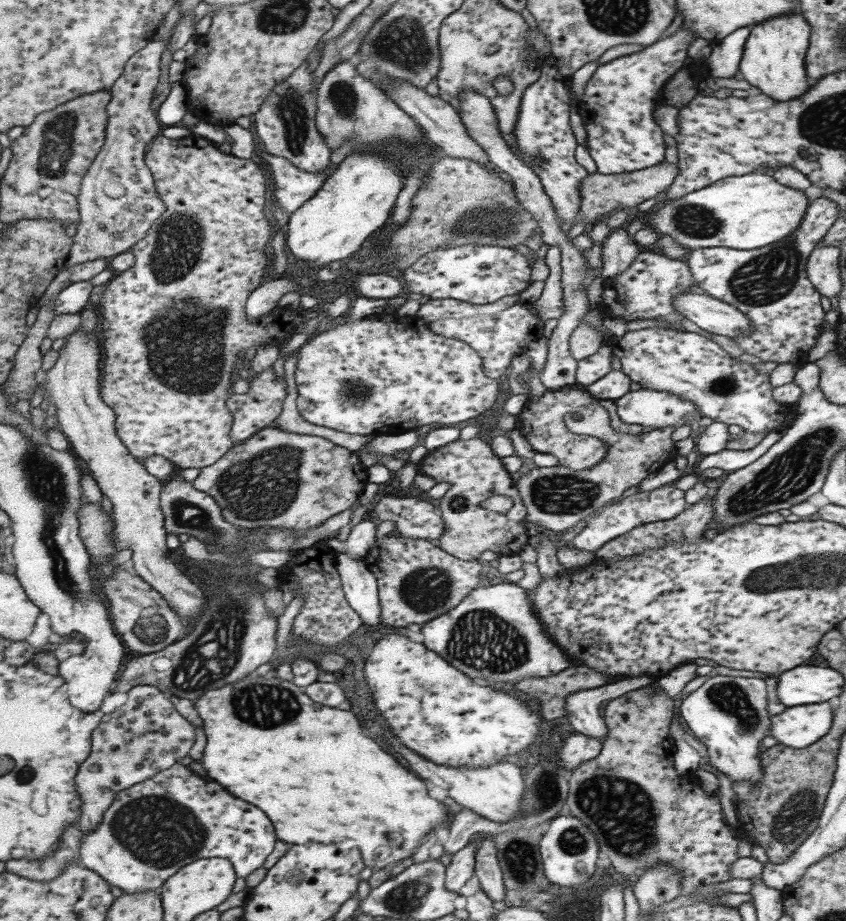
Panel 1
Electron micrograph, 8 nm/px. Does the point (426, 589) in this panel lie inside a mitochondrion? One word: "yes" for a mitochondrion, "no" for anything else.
yes

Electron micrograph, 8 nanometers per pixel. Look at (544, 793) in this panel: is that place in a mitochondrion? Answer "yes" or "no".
yes

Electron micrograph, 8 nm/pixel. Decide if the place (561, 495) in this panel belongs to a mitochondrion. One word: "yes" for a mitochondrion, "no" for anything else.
yes

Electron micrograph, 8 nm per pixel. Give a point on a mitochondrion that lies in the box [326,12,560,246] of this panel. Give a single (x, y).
(403, 43)

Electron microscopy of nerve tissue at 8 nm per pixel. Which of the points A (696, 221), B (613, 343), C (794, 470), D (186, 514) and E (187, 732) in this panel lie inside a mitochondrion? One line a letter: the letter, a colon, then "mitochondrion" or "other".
A: mitochondrion
B: other
C: mitochondrion
D: mitochondrion
E: other

